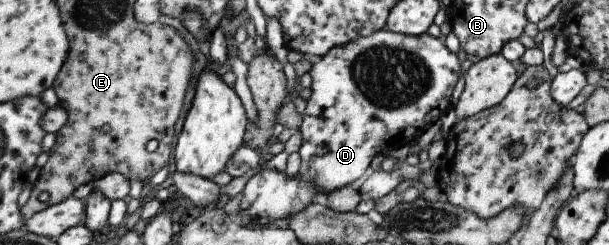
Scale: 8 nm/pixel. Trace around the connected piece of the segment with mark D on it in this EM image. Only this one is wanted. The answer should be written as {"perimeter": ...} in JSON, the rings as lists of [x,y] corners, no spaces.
{"perimeter":[[[383,28],[329,49],[308,71],[311,94],[298,128],[302,140],[297,151],[301,161],[296,173],[299,180],[313,184],[317,192],[333,192],[361,178],[373,156],[415,142],[429,124],[453,107],[451,92],[459,86],[460,72],[455,53],[427,32],[411,36]]]}

